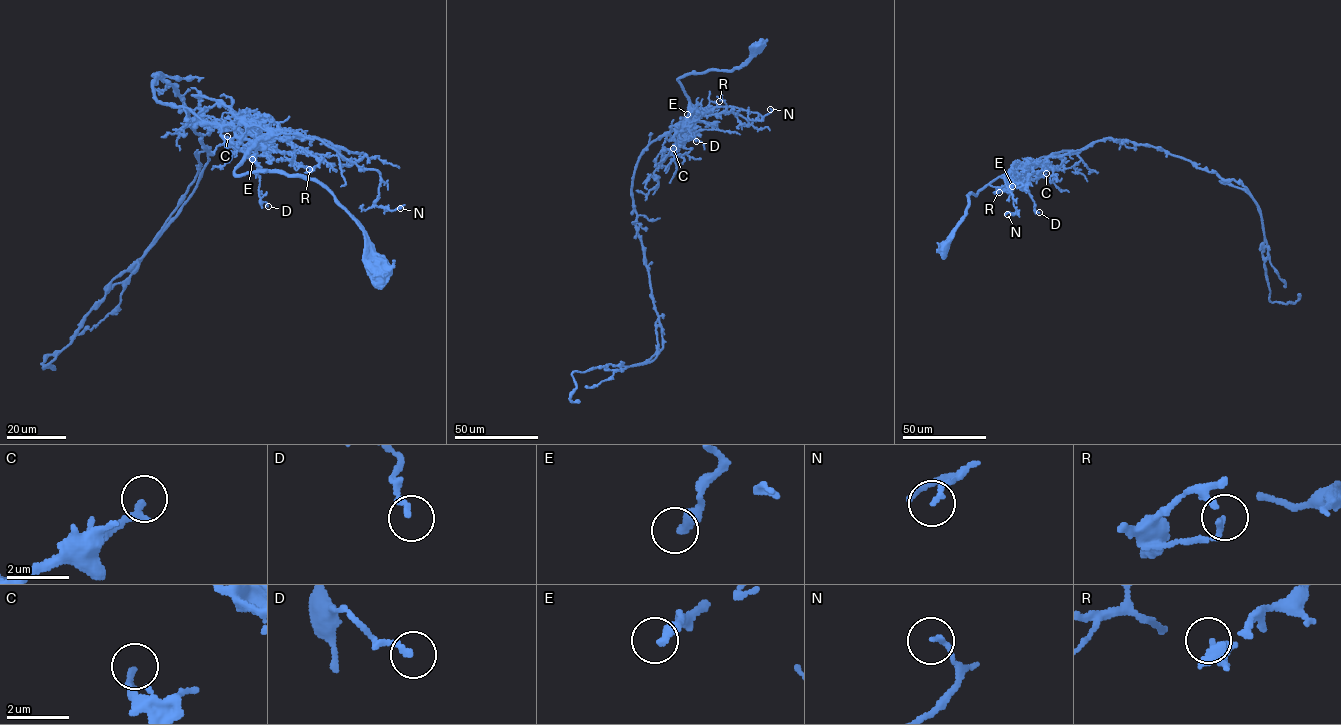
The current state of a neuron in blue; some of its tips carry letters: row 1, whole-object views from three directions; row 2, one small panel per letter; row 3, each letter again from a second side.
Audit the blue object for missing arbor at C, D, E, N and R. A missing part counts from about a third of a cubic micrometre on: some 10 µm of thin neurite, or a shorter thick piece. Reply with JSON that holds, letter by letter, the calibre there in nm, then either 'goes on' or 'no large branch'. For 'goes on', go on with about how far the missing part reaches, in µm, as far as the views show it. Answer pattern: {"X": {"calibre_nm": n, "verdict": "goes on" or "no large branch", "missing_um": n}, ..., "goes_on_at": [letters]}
{"C": {"calibre_nm": 240, "verdict": "no large branch"}, "D": {"calibre_nm": 190, "verdict": "no large branch"}, "E": {"calibre_nm": 320, "verdict": "no large branch"}, "N": {"calibre_nm": 140, "verdict": "no large branch"}, "R": {"calibre_nm": 220, "verdict": "no large branch"}, "goes_on_at": []}

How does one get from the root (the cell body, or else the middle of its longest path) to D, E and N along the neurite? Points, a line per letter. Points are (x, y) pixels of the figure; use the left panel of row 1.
D: (382, 270), (357, 222), (318, 183), (279, 172), (235, 173), (256, 142), (249, 155), (268, 206)
E: (382, 270), (357, 222), (327, 190), (312, 180), (279, 172), (235, 173), (256, 143), (252, 159)
N: (382, 270), (357, 222), (318, 183), (234, 170), (259, 140), (319, 138), (375, 169), (375, 204), (400, 208)

